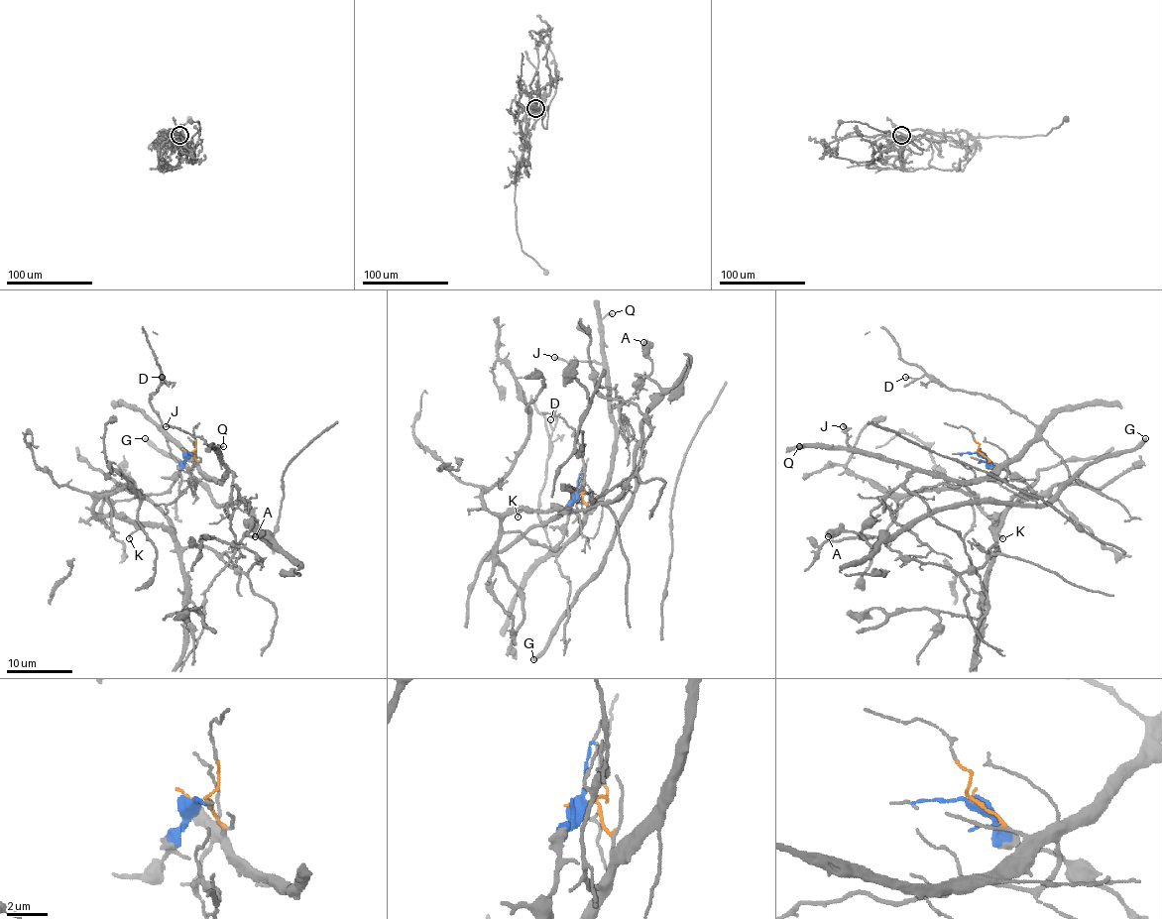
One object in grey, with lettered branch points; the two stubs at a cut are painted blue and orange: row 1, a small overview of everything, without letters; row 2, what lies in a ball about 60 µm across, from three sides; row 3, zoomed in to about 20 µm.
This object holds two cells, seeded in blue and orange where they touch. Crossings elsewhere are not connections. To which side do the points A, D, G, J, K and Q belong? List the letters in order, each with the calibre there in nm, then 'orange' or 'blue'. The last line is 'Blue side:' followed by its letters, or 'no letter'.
A: 600 nm | orange
D: 100 nm | orange
G: 380 nm | orange
J: 190 nm | orange
K: 110 nm | blue
Q: 160 nm | orange
Blue side: K

